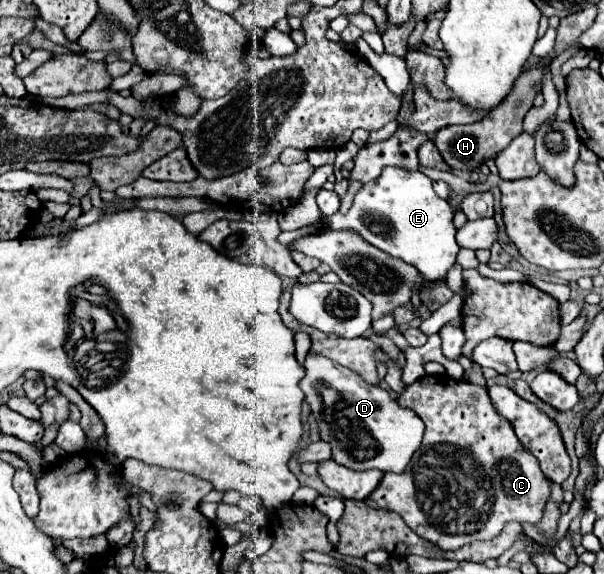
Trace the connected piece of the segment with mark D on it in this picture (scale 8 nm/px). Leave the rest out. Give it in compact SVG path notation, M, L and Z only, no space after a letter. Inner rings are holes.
M310 352L304 368L306 376L300 382L300 388L316 416L320 438L332 446L332 460L350 470L376 468L382 472L404 472L414 450L422 442L424 422L412 410L402 408L388 390L368 384L360 374L326 356ZM320 386L328 386L338 392L338 402L334 406L328 408L324 404L322 394L318 392Z

